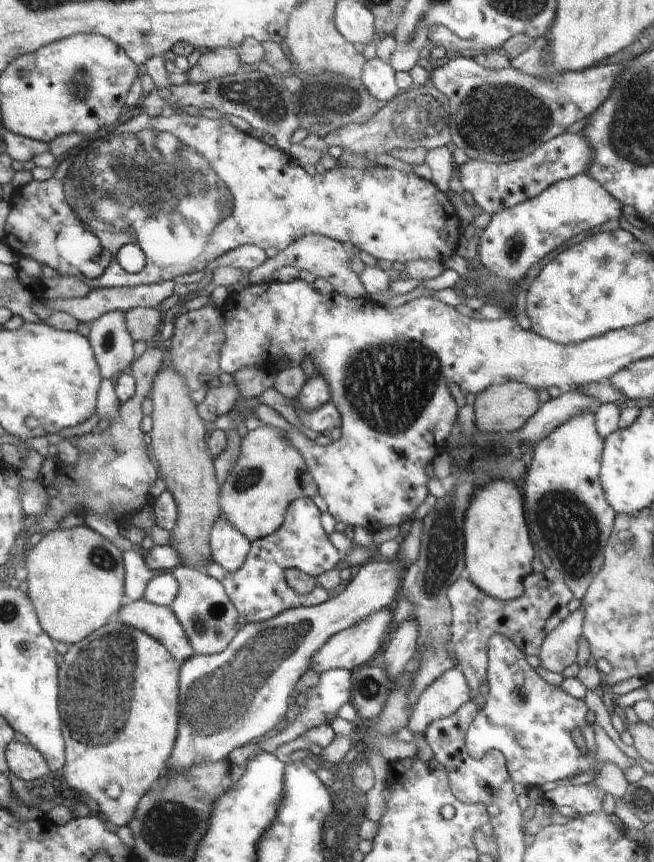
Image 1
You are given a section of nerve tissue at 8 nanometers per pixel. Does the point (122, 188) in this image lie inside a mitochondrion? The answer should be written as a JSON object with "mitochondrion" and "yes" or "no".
{"mitochondrion":"yes"}

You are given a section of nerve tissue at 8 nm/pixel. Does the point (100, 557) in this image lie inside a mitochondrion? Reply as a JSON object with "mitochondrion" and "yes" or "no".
{"mitochondrion":"yes"}

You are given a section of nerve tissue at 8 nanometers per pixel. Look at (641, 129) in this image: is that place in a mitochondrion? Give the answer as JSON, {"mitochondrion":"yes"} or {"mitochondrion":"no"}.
{"mitochondrion":"yes"}

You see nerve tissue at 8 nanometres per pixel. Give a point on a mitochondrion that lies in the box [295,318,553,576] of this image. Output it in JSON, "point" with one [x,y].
{"point":[388,384]}

